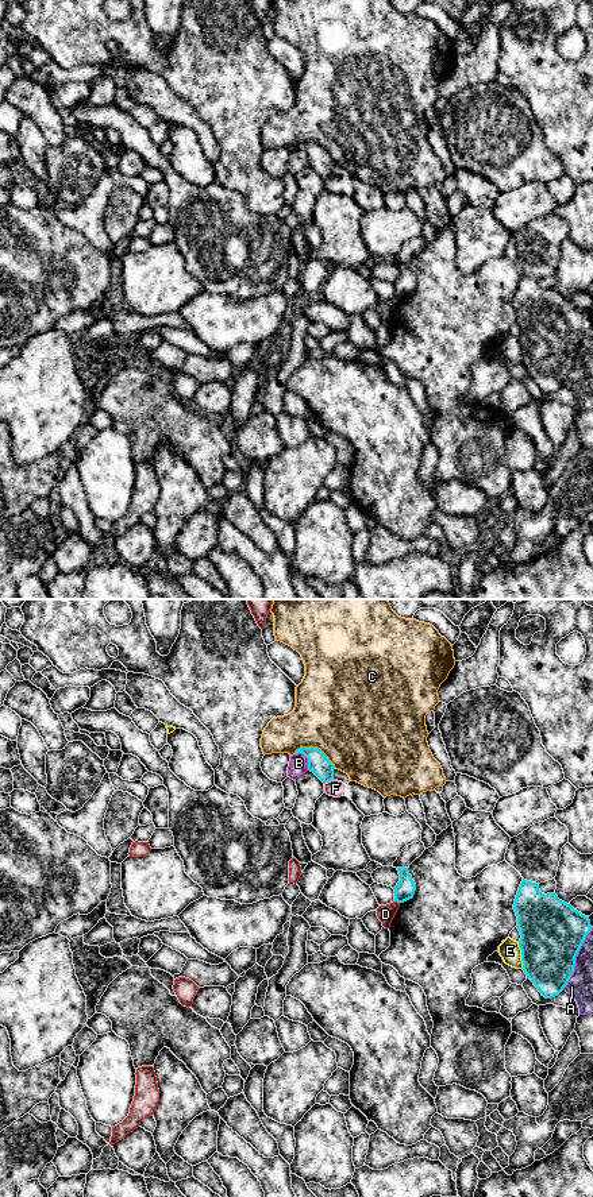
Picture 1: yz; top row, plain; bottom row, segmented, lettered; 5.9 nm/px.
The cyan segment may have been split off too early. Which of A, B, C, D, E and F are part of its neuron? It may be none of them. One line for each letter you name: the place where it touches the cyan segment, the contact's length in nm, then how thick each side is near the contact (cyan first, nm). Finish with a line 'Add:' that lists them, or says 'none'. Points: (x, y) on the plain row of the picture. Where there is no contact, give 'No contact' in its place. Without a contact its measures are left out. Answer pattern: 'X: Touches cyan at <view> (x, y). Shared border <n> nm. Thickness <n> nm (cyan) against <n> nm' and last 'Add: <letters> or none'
Add: none

